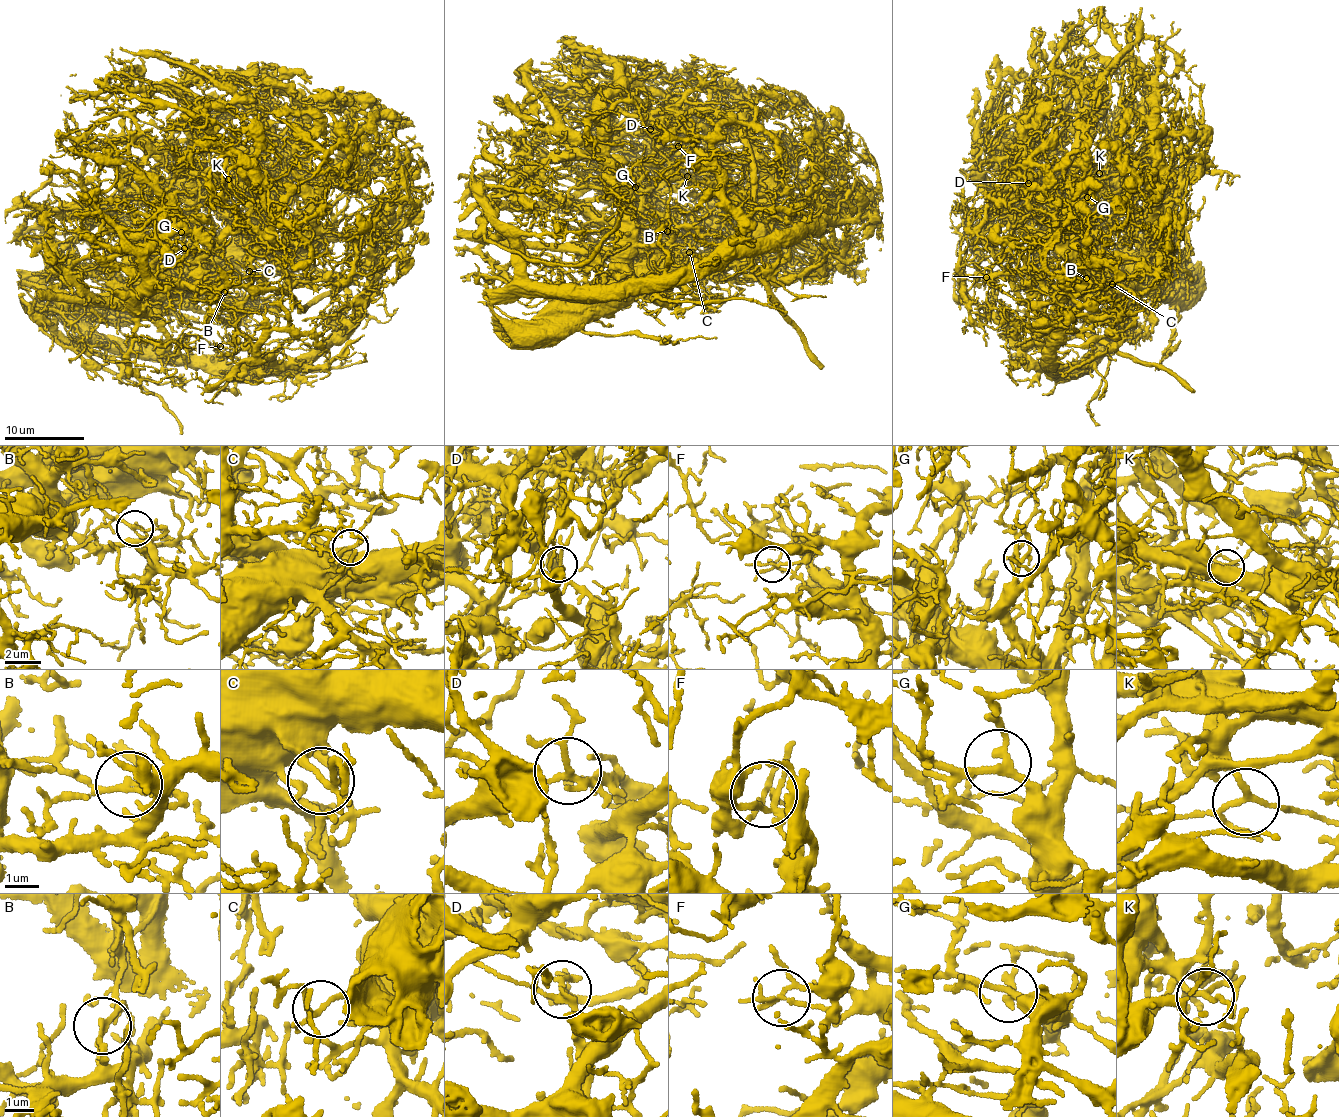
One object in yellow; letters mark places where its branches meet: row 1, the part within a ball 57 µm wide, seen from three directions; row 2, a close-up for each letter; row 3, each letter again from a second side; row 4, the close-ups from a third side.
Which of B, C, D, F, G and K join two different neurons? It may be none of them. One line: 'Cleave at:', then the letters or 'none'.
Cleave at: B, F

